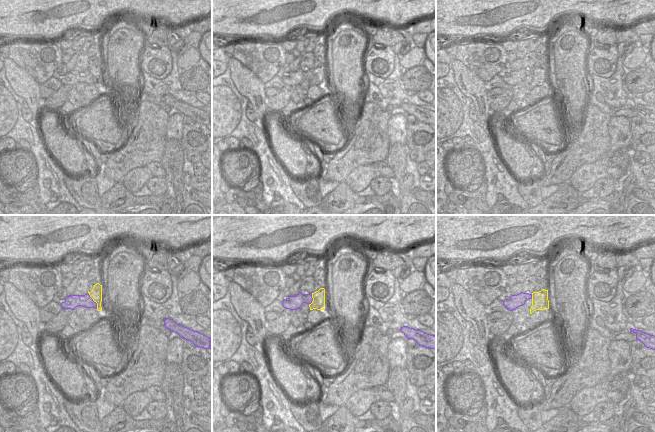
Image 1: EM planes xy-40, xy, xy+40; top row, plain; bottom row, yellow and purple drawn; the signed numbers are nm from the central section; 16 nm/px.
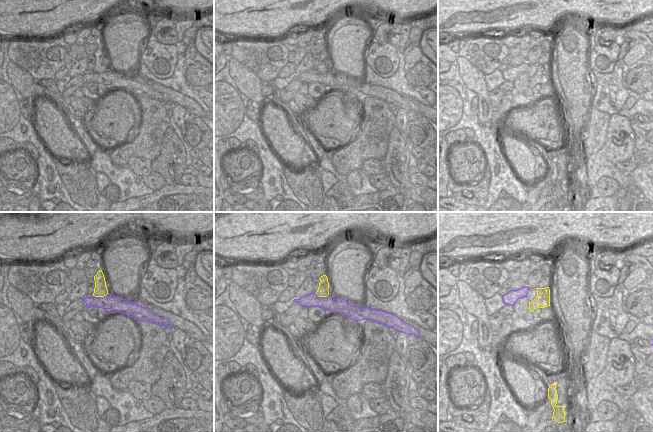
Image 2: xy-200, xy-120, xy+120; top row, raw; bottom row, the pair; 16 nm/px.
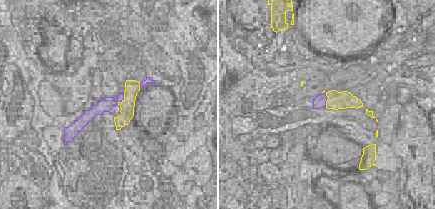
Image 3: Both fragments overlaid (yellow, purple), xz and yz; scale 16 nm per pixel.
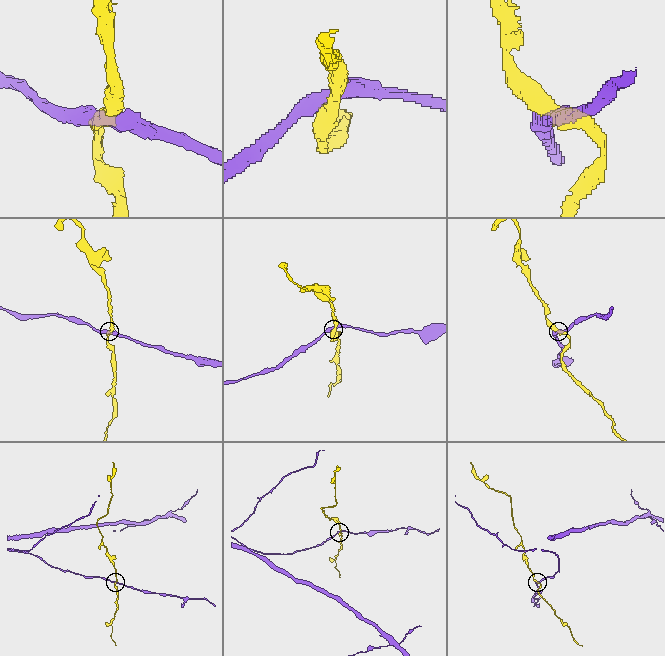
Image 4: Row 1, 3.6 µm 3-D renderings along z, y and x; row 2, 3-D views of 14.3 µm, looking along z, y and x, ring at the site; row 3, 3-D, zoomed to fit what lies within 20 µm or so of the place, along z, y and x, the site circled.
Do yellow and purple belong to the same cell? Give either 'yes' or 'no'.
no

